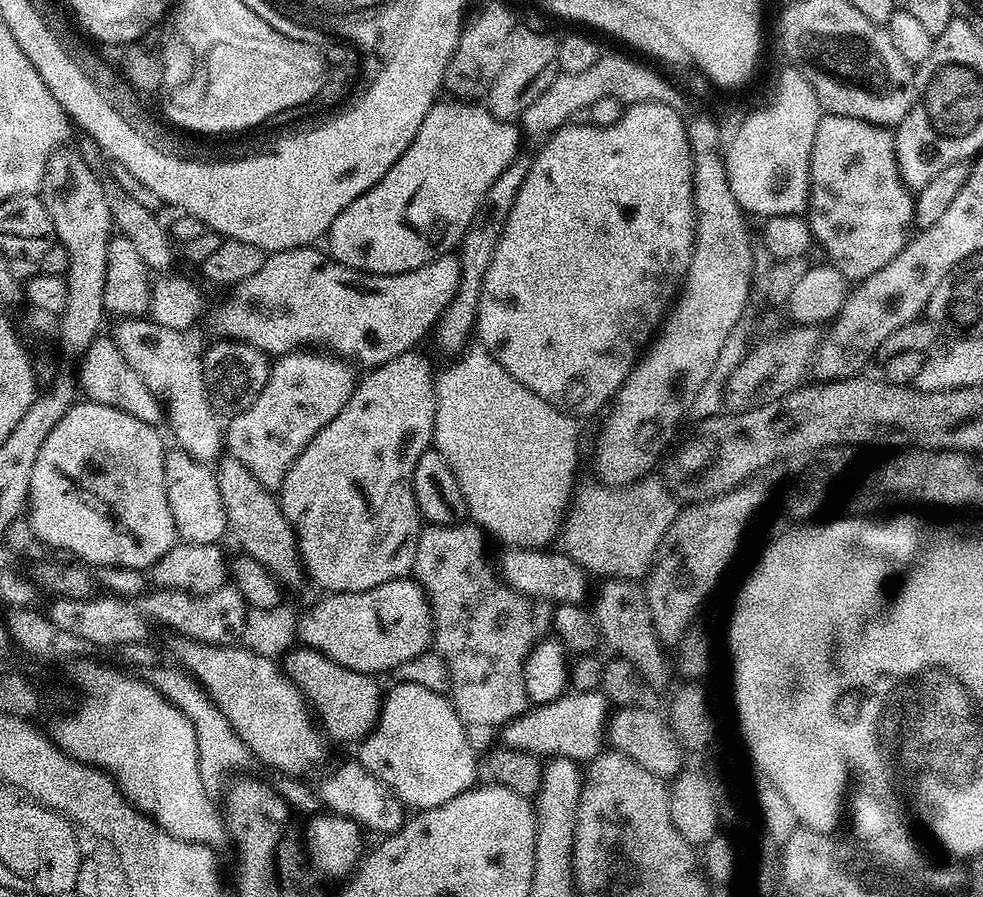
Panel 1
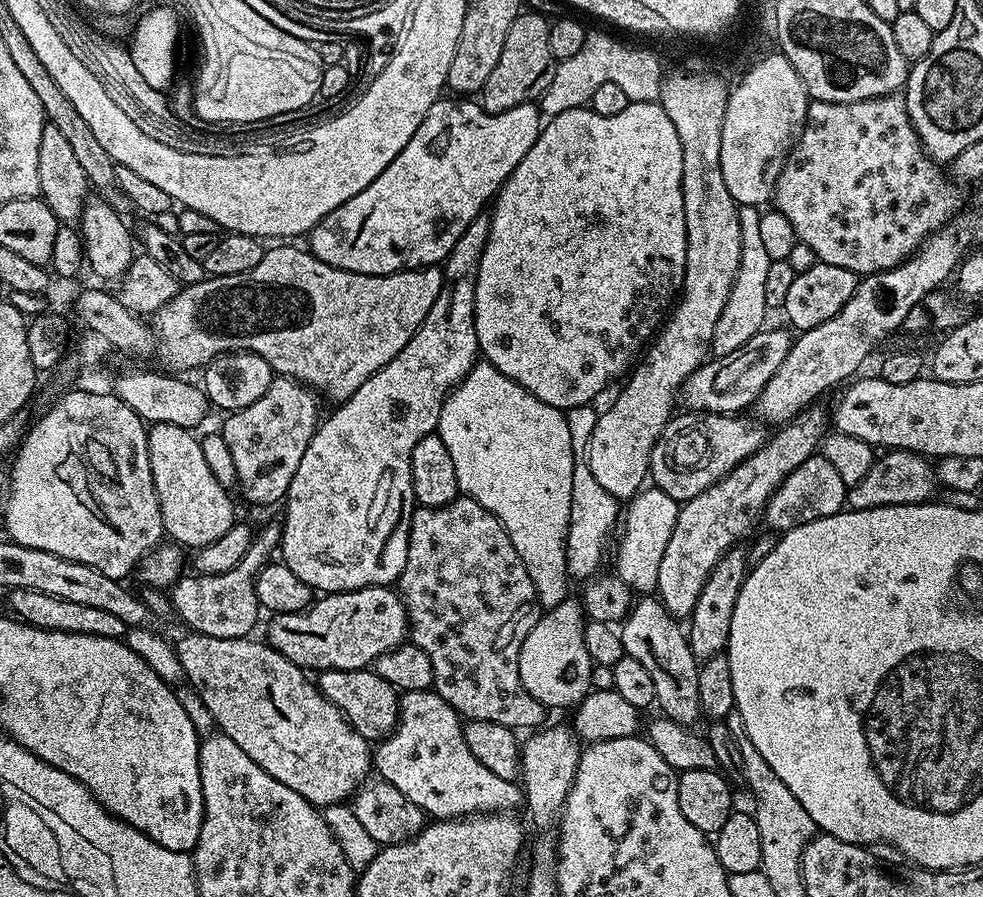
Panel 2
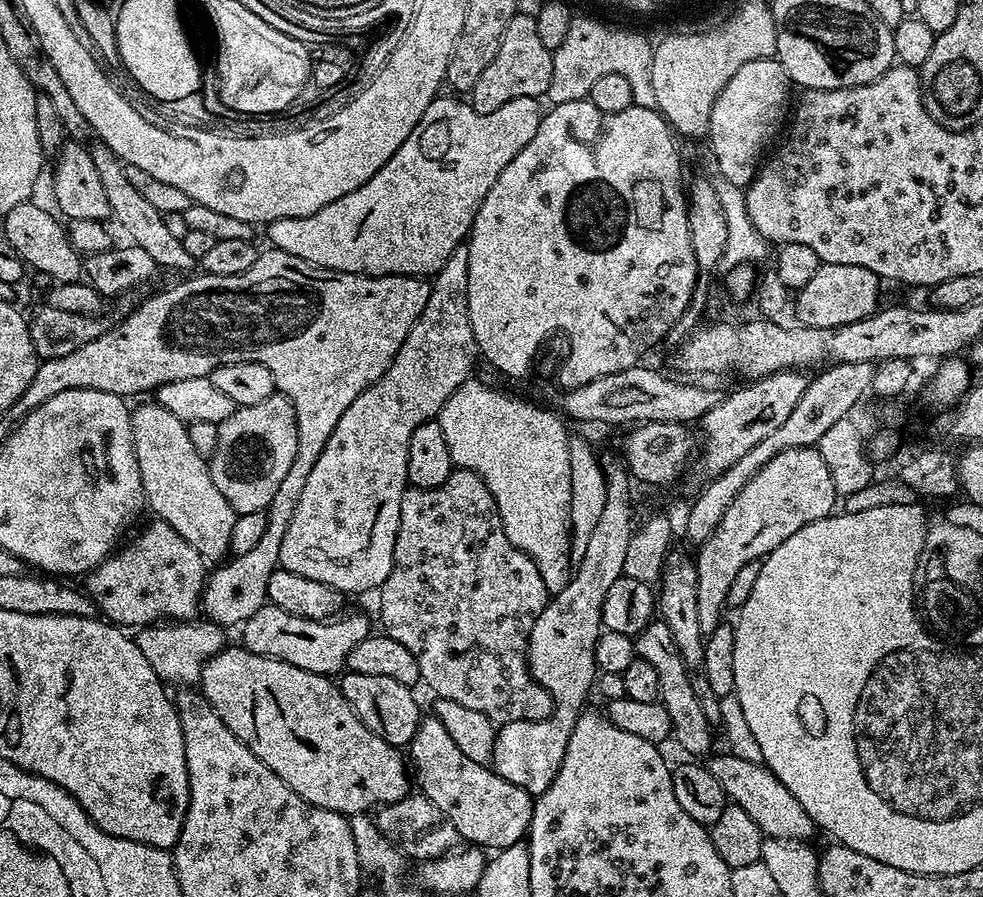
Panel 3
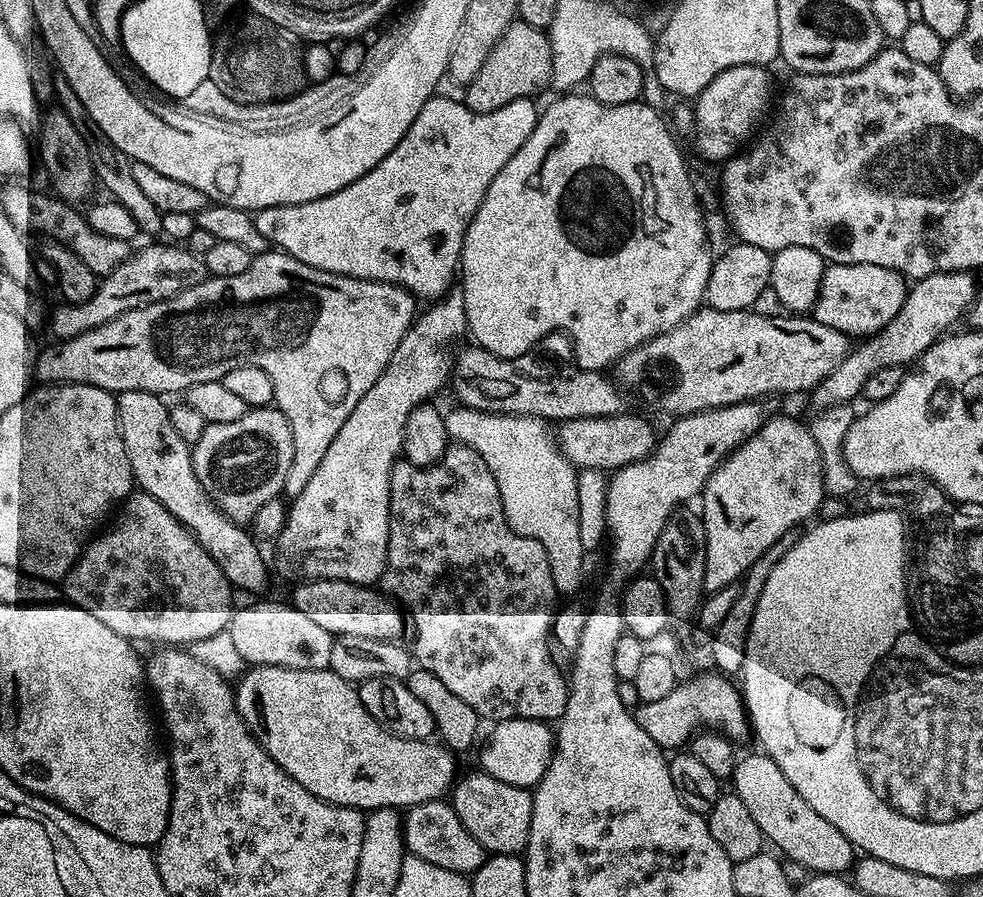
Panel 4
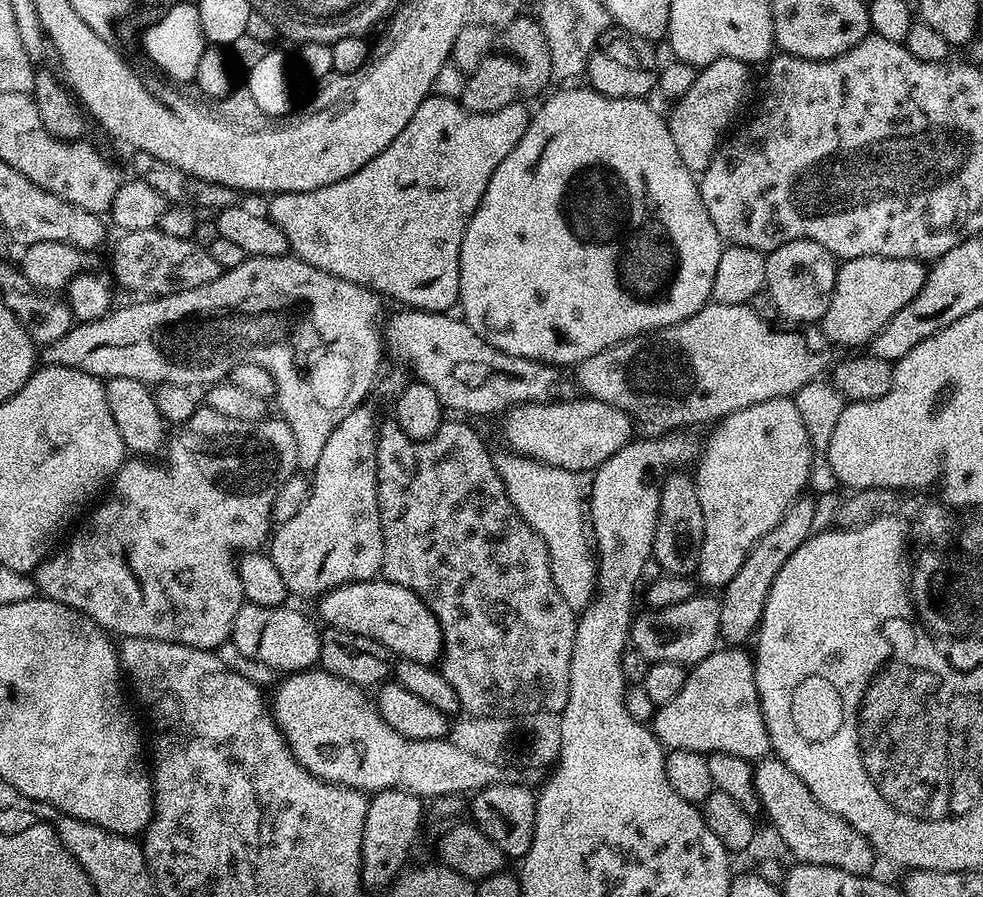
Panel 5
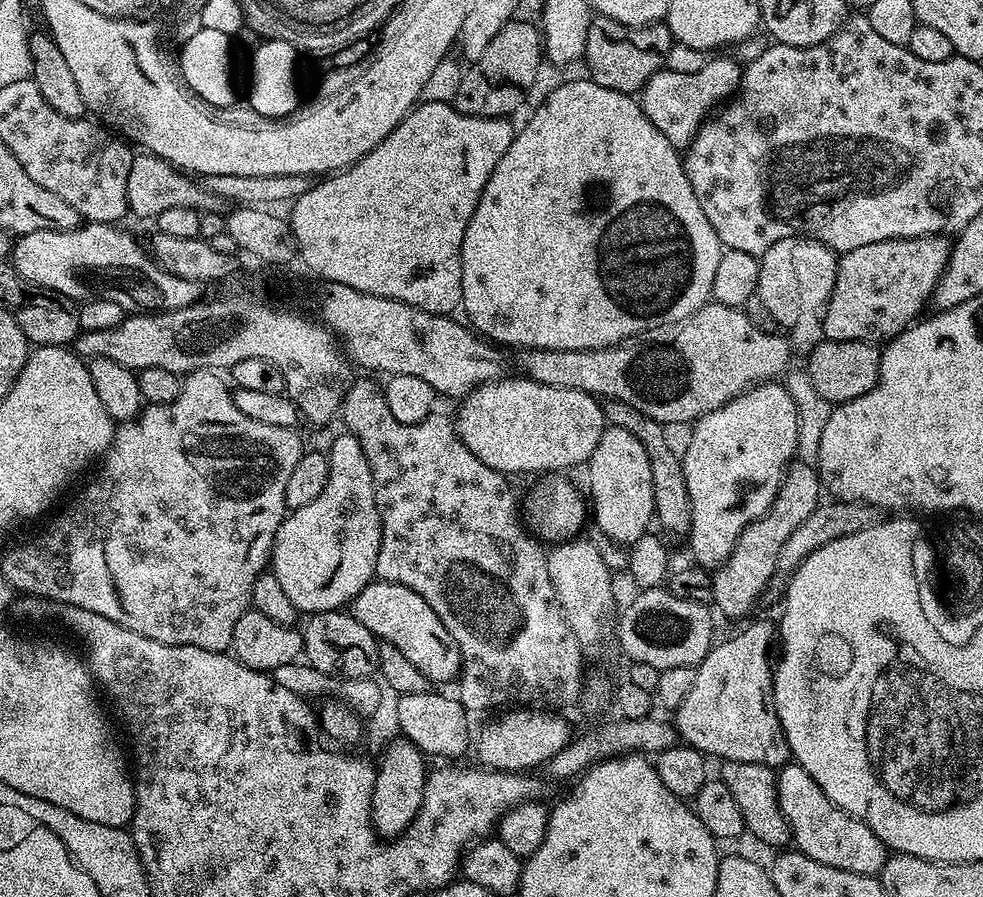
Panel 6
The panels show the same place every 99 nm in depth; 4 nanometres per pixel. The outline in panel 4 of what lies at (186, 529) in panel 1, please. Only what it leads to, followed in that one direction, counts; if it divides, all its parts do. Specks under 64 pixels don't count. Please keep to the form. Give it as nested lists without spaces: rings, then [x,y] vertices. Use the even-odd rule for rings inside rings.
[[[126,390],[116,396],[116,417],[120,423],[120,433],[122,442],[126,446],[126,454],[130,458],[133,481],[138,485],[139,491],[150,494],[158,502],[162,502],[162,506],[166,506],[166,510],[170,510],[170,514],[174,514],[174,518],[182,522],[182,526],[186,526],[193,532],[196,541],[206,550],[210,558],[214,558],[214,562],[220,567],[233,589],[240,591],[241,588],[244,592],[262,591],[268,584],[270,564],[269,561],[268,564],[264,561],[264,556],[260,553],[261,545],[253,539],[247,527],[236,524],[208,497],[202,482],[198,482],[198,474],[194,474],[192,449],[178,435],[178,430],[174,430],[168,413],[169,405],[163,404],[160,400],[163,399],[157,393],[142,390]]]

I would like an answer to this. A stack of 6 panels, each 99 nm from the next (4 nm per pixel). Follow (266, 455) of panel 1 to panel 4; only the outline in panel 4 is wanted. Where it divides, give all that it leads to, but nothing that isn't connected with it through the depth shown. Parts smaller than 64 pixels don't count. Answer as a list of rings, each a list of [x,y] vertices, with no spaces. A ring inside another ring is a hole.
[[[275,406],[249,410],[238,422],[205,423],[202,438],[191,445],[194,474],[208,497],[236,524],[247,525],[270,498],[284,491],[294,438],[286,418]]]

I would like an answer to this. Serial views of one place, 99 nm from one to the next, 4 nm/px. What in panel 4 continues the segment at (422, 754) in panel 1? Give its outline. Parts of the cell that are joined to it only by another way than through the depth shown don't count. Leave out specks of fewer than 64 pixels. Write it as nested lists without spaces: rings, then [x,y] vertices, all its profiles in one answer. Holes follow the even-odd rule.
[[[475,770],[469,776],[461,775],[457,779],[451,793],[450,803],[457,812],[462,826],[466,828],[481,843],[488,854],[515,856],[523,853],[528,847],[530,838],[530,822],[532,821],[532,792],[527,788],[519,788],[508,784],[505,780],[494,778],[482,770]]]

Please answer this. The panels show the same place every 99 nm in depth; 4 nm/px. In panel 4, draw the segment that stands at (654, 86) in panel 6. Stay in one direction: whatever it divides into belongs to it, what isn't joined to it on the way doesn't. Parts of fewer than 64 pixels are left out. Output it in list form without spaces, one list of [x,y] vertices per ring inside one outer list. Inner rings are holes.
[[[759,64],[746,66],[730,66],[730,70],[722,70],[695,97],[696,130],[694,141],[696,148],[708,160],[723,162],[741,151],[744,139],[753,135],[752,127],[764,116],[768,108],[768,99],[772,96],[772,80],[768,77],[769,69]]]

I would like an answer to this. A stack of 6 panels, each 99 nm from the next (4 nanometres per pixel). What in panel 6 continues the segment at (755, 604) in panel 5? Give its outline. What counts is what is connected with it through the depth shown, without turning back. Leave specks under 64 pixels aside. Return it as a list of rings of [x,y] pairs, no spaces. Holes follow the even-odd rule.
[[[793,463],[788,471],[784,473],[784,481],[780,483],[778,494],[774,498],[771,508],[764,516],[758,519],[738,538],[730,558],[711,573],[713,594],[711,603],[720,607],[724,616],[744,616],[756,604],[760,595],[765,595],[772,575],[776,573],[779,551],[782,544],[809,514],[822,503],[822,485],[819,471],[813,466]]]

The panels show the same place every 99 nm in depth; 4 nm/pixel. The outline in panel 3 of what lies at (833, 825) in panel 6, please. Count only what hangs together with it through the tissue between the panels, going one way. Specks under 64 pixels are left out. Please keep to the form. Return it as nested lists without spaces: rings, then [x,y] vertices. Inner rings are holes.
[[[712,754],[707,757],[706,766],[714,778],[722,786],[725,796],[731,803],[742,806],[754,822],[758,822],[761,832],[765,837],[774,839],[790,839],[798,841],[811,841],[811,836],[818,832],[816,823],[806,814],[802,802],[782,786],[782,782],[769,770],[767,766],[758,761],[746,761],[731,754],[716,756]]]

